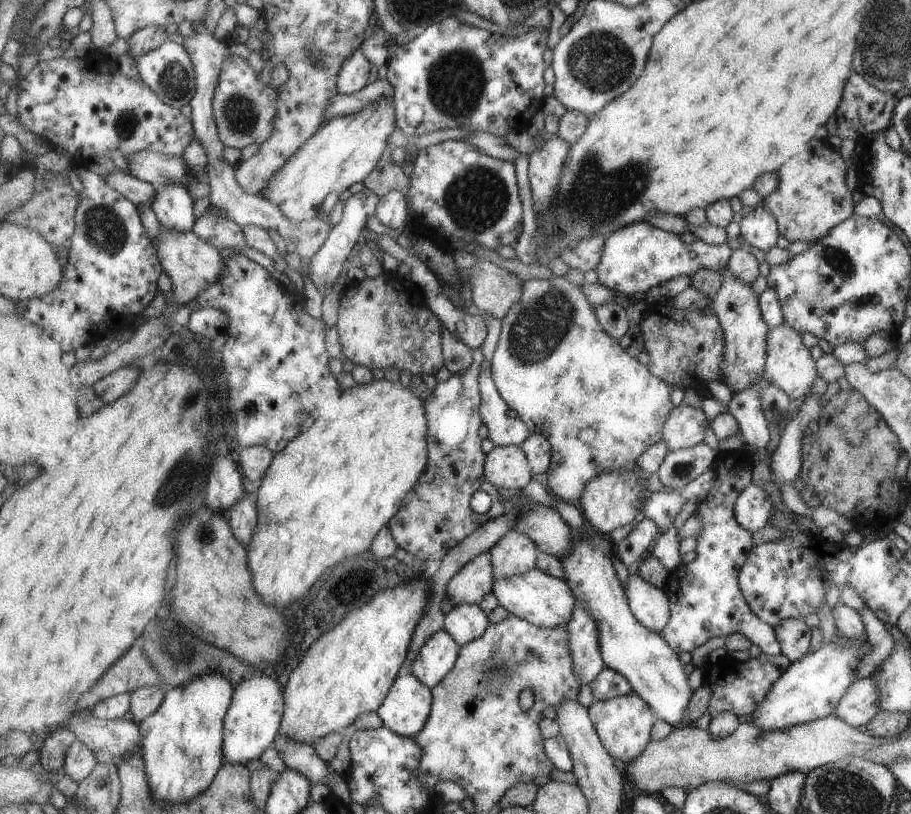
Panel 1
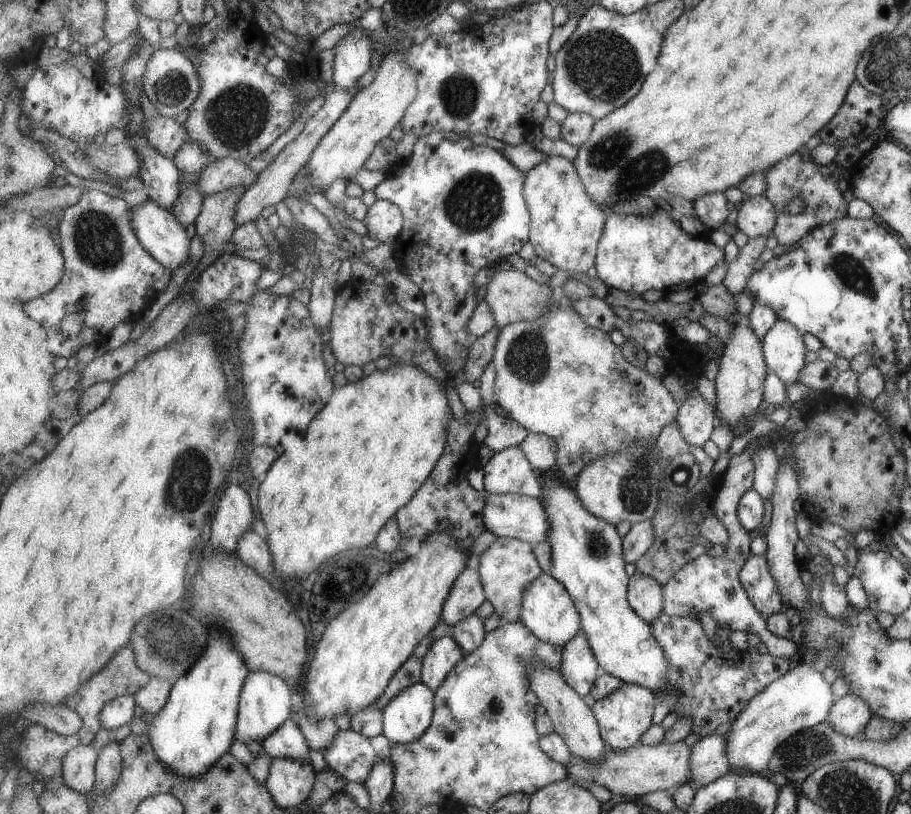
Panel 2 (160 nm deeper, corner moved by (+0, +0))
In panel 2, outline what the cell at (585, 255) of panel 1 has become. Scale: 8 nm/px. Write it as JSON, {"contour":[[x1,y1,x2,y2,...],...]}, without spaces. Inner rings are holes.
{"contour":[[551,155,538,167,531,169,526,175,524,197,532,216,530,242,537,251,537,256,547,260,557,270,571,272,587,272,595,266,598,258,598,246,602,240,610,212,598,205,586,191,574,161,559,155]]}

